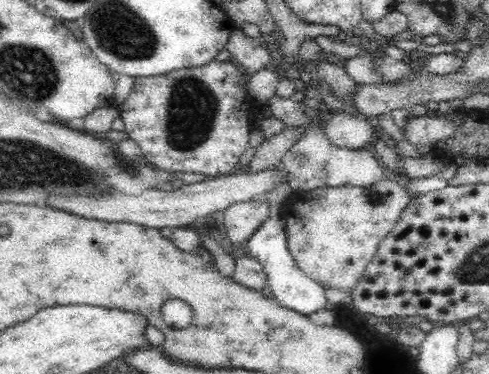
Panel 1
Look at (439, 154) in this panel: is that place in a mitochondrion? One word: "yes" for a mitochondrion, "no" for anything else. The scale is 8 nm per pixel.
no

